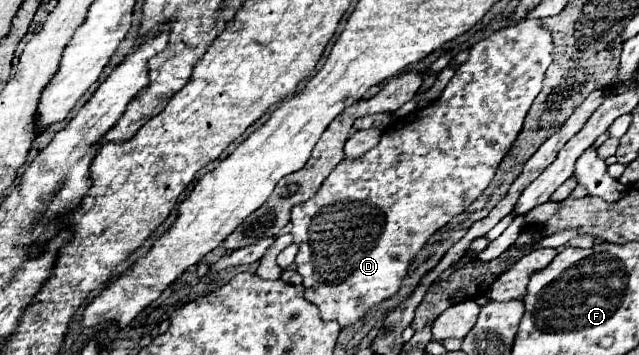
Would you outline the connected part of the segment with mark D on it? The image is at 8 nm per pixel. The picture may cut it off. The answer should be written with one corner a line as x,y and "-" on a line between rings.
527,19
521,23
515,23
511,27
503,27
499,31
495,31
493,35
489,35
487,39
475,43
469,51
469,59
457,69
455,77
447,83
445,91
441,93
441,97
423,107
417,109
417,119
401,119
393,125
387,127
387,131
381,135
381,141
367,153
363,153
361,157
355,159
343,159
331,173
329,177
323,181
323,185
319,187
317,195
311,197
309,201
297,205
291,213
291,235
293,235
293,243
299,245
299,253
295,259
297,271
303,275
303,287
305,287
305,299
311,301
313,305
319,307
319,313
323,319
335,319
341,327
347,327
351,323
355,323
357,319
361,319
373,305
389,299
391,295
395,295
401,287
403,277
407,275
407,267
411,263
411,259
415,257
415,253
425,245
425,241
443,225
447,225
455,215
459,215
461,211
465,211
491,183
499,163
503,161
503,157
507,155
507,151
511,149
511,145
515,143
519,131
523,129
523,121
525,115
533,103
533,99
541,93
543,89
543,77
547,67
553,63
553,43
551,43
551,35
547,35
547,31
543,31
543,27
539,27
539,19

